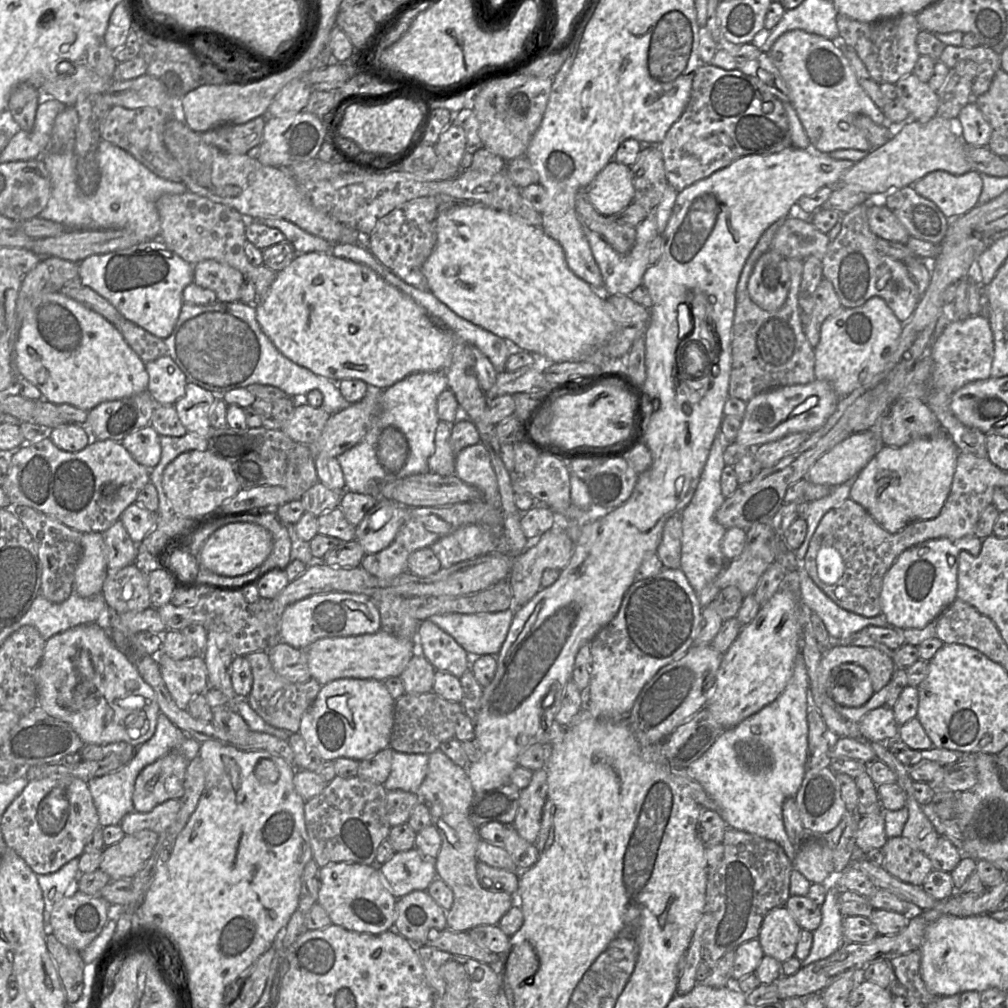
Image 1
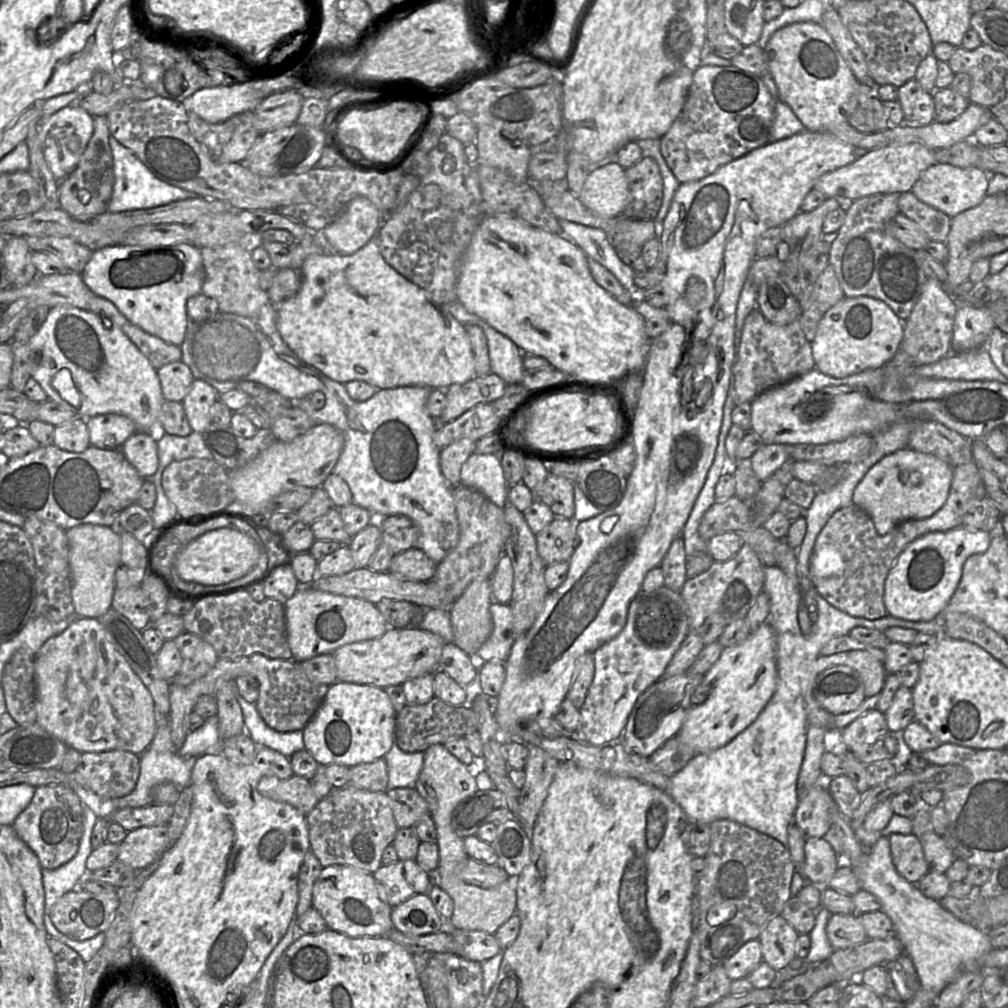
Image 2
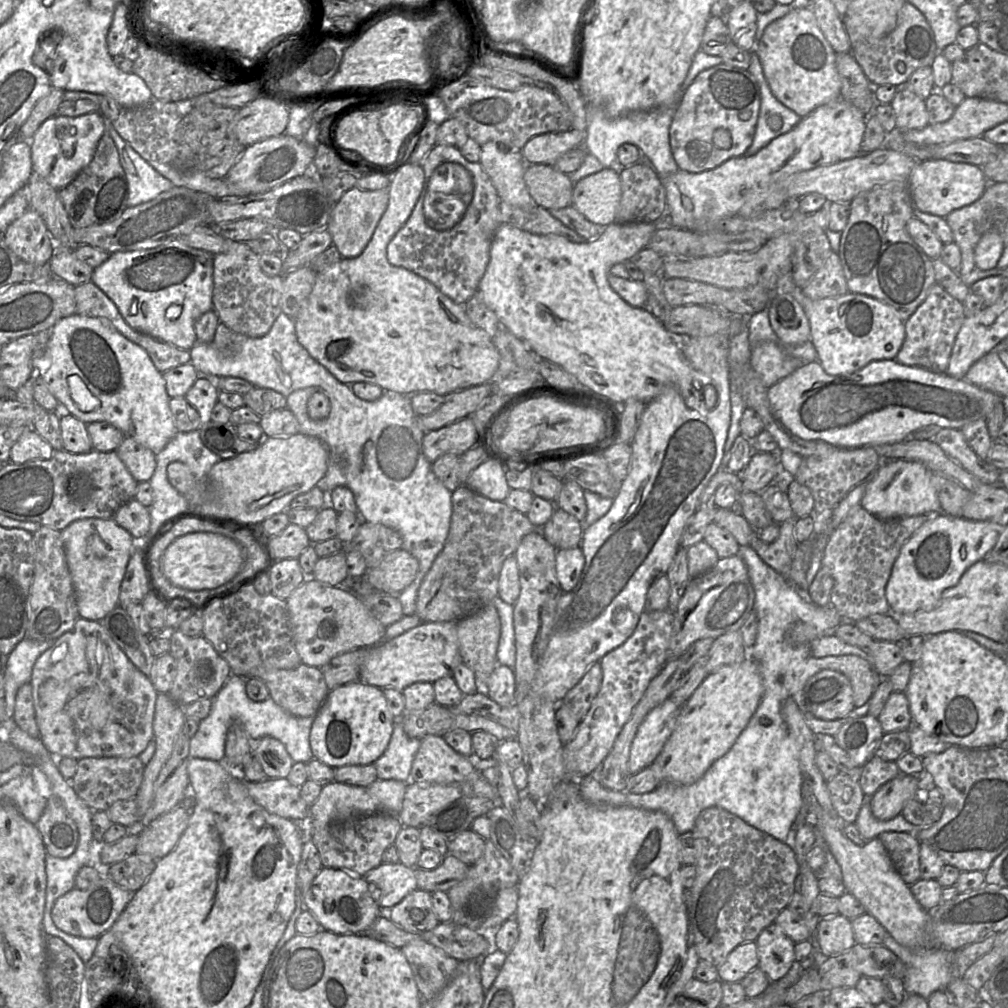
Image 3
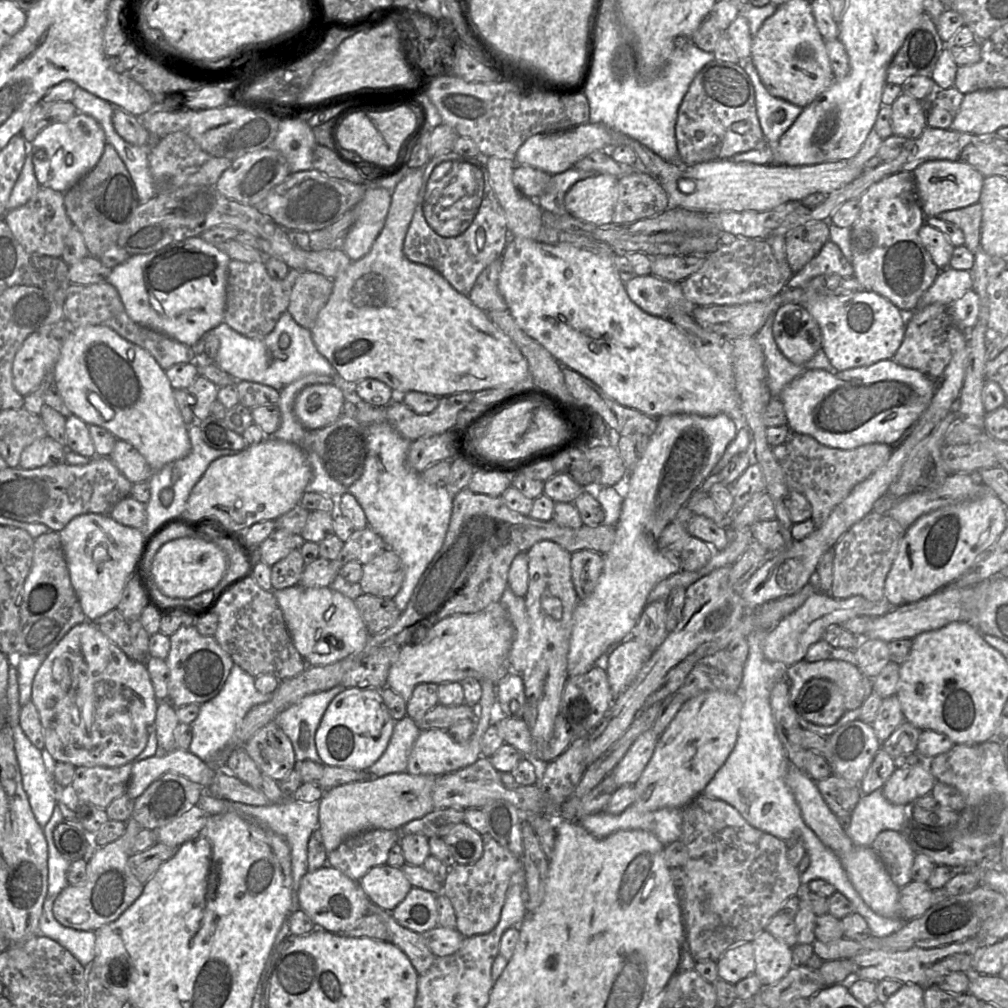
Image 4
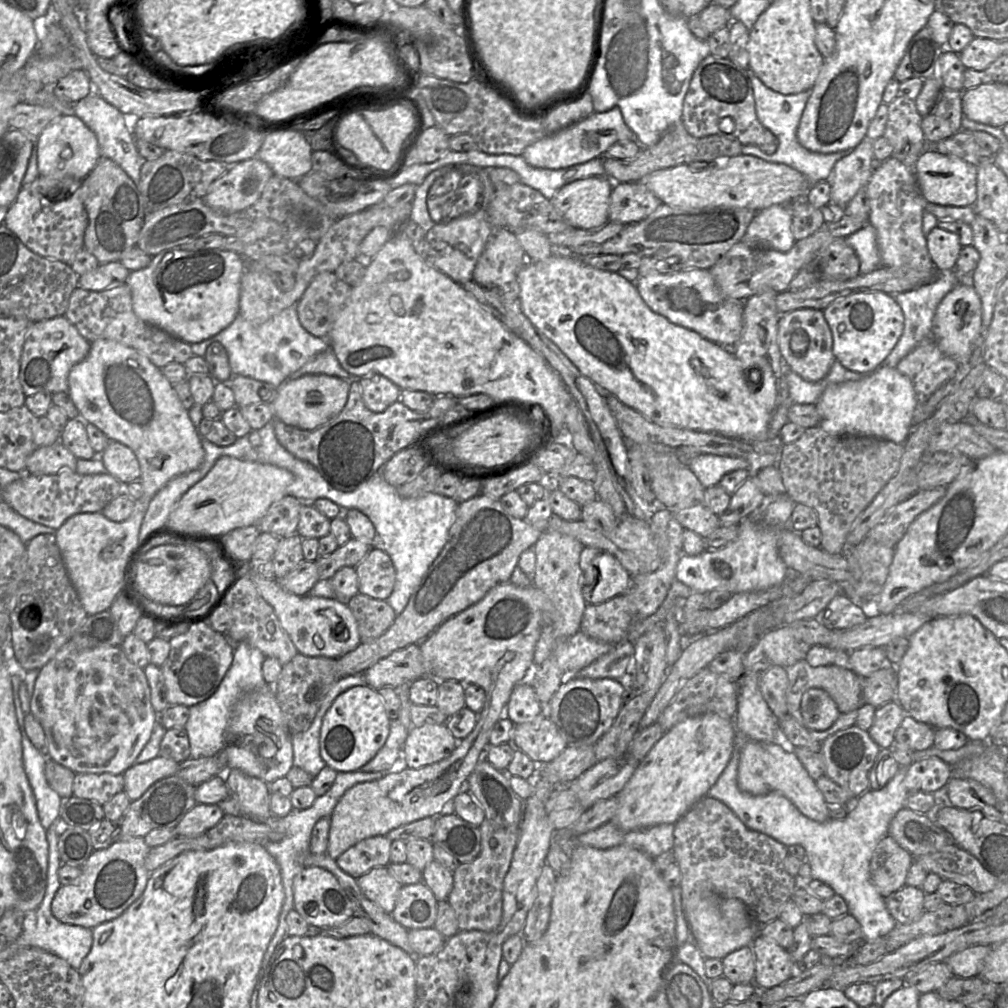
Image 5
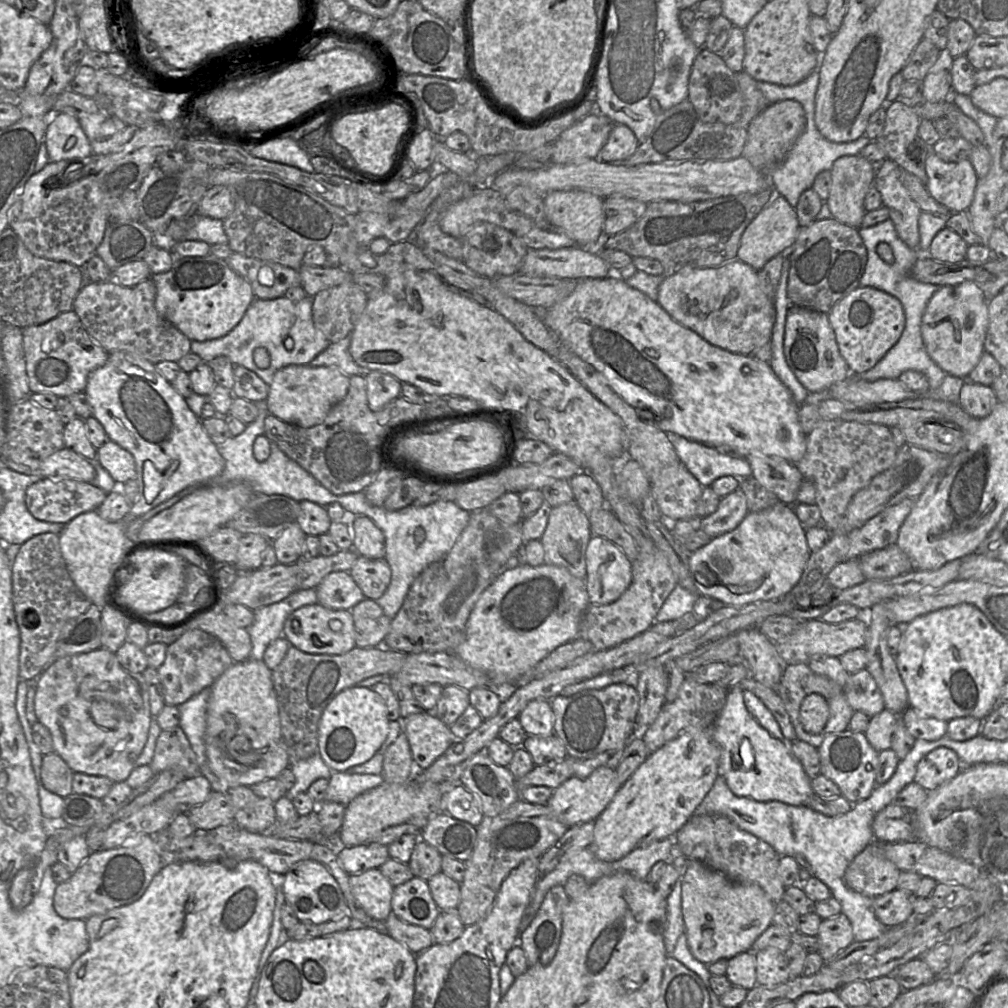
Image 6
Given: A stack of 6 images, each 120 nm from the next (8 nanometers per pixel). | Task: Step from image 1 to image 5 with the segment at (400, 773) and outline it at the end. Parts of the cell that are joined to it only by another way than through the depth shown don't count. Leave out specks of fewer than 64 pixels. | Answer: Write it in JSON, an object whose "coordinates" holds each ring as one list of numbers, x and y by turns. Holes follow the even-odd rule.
{"coordinates":[[399,720,390,722,390,732,386,742,368,763,362,766,360,772,399,772,406,768,401,763,403,747,408,736,408,730]]}

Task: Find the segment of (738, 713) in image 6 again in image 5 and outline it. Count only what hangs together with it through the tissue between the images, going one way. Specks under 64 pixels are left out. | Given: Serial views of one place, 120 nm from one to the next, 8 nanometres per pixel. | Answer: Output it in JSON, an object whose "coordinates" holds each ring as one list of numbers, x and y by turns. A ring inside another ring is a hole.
{"coordinates":[[746,741,740,752,737,784,742,791,752,795,766,795,771,792,778,792,792,802,804,816,816,822,821,823,830,819,828,803,826,803,824,796,816,786,816,781,810,777,794,752,786,751,780,743]]}

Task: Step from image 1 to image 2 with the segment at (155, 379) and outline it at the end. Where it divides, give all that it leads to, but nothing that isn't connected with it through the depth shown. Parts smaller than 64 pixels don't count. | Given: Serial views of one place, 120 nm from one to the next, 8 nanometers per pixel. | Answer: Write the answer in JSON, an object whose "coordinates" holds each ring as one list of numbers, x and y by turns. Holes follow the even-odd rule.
{"coordinates":[[181,360,170,362,157,370,163,398,182,402,194,380,190,368]]}

